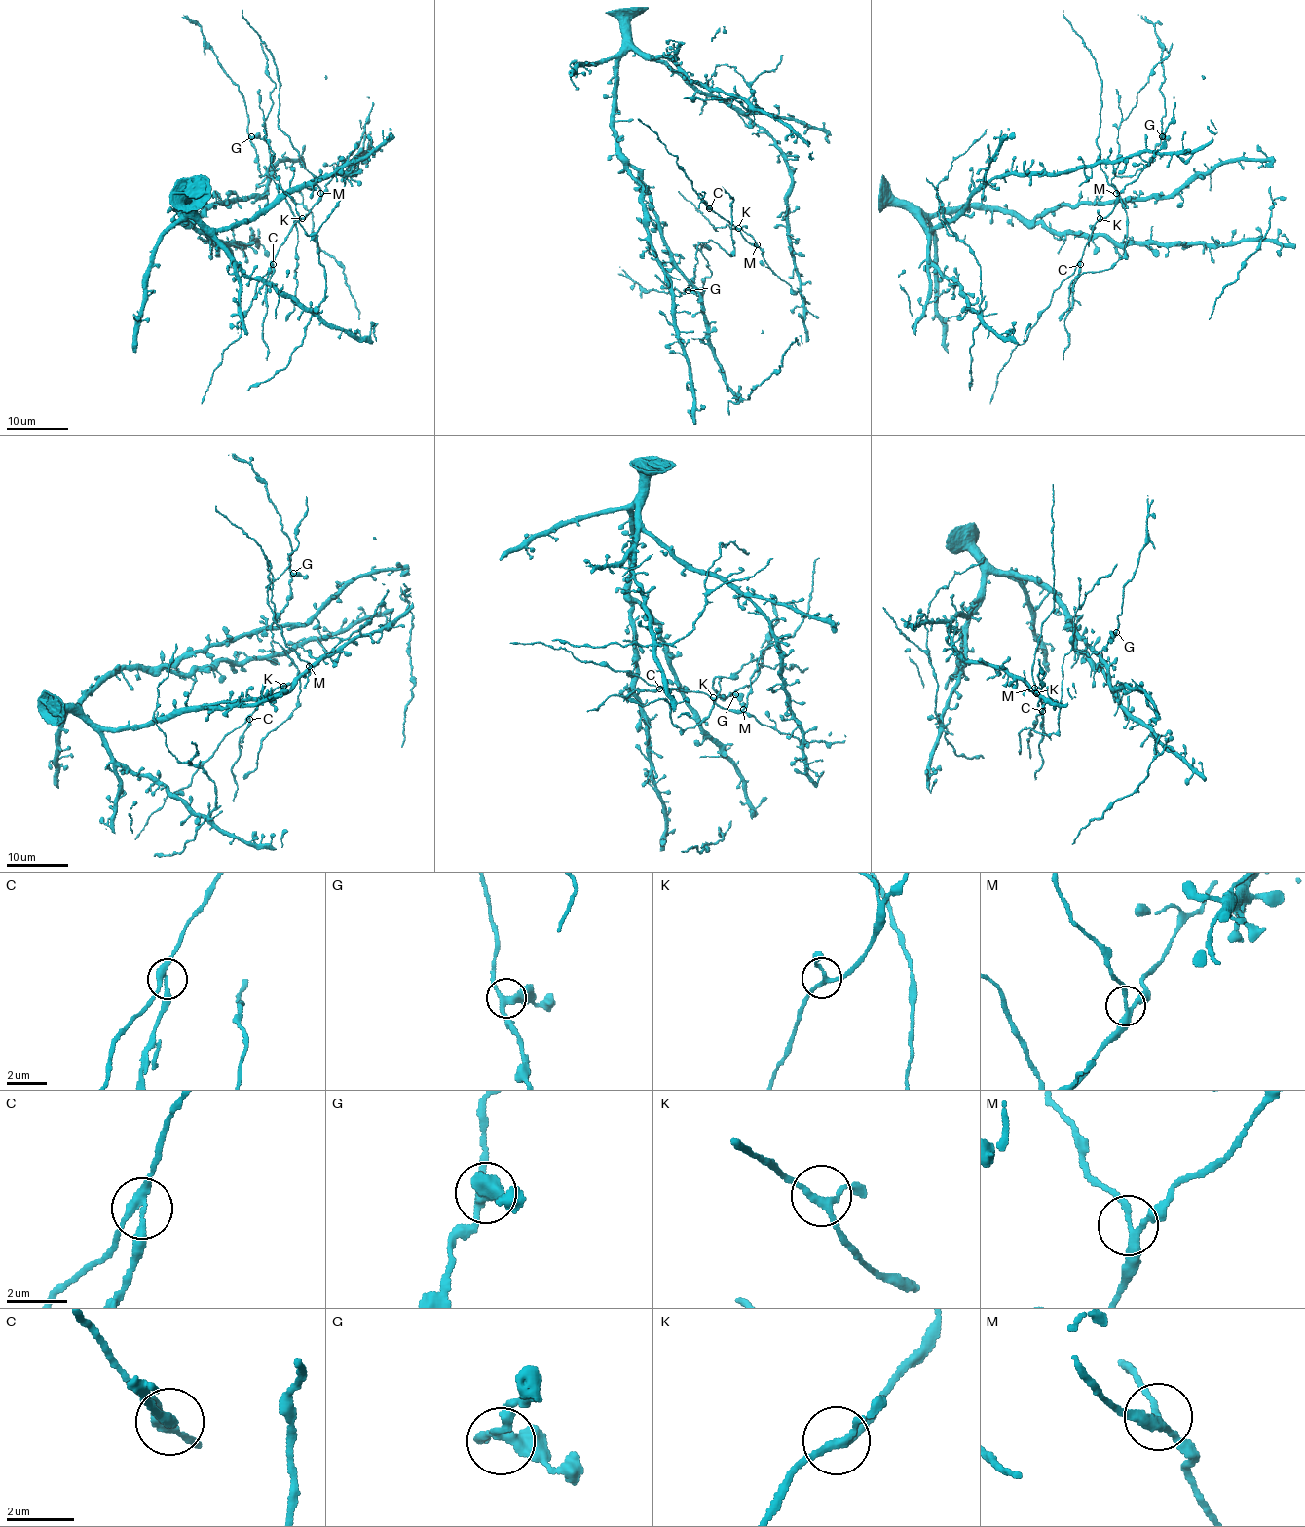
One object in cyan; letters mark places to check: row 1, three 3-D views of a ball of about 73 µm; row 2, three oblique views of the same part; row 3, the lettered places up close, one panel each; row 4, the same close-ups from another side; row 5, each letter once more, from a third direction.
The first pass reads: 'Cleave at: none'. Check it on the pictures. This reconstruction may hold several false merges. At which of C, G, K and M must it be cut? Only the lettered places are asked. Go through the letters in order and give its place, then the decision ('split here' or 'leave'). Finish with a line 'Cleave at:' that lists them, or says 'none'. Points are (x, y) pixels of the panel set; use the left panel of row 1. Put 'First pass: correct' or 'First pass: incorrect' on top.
First pass: incorrect
C: (273, 264) | split here
G: (251, 136) | leave
K: (302, 218) | leave
M: (320, 193) | leave
Cleave at: C

